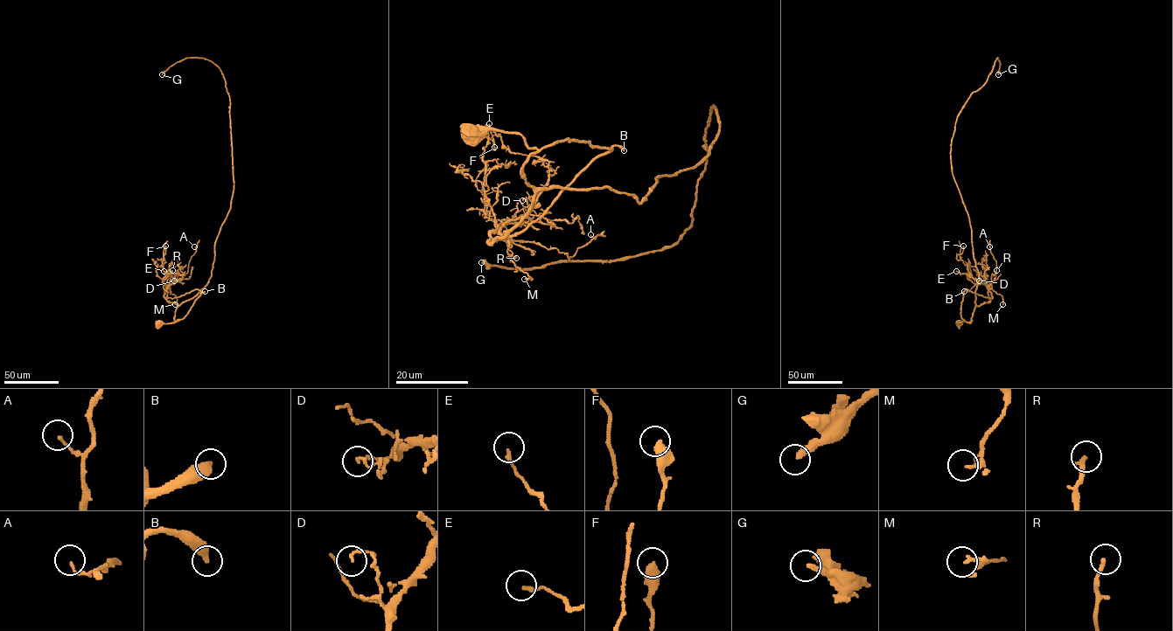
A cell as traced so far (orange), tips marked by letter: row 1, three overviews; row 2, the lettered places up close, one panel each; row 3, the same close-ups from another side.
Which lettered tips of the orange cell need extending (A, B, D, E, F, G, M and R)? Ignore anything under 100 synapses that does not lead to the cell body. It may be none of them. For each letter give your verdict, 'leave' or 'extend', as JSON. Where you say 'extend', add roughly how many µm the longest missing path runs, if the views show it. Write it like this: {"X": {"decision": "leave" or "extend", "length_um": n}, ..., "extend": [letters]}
{"A": {"decision": "leave"}, "B": {"decision": "leave"}, "D": {"decision": "leave"}, "E": {"decision": "leave"}, "F": {"decision": "leave"}, "G": {"decision": "extend", "length_um": 190}, "M": {"decision": "leave"}, "R": {"decision": "leave"}, "extend": ["G"]}

